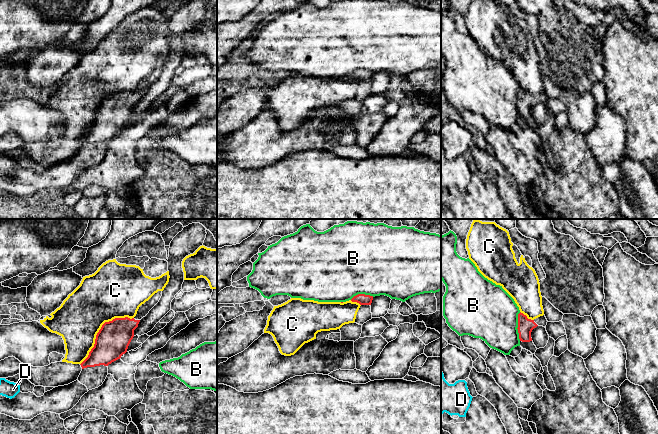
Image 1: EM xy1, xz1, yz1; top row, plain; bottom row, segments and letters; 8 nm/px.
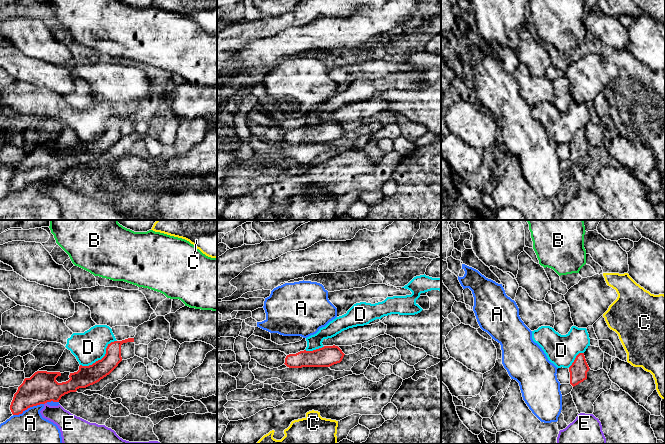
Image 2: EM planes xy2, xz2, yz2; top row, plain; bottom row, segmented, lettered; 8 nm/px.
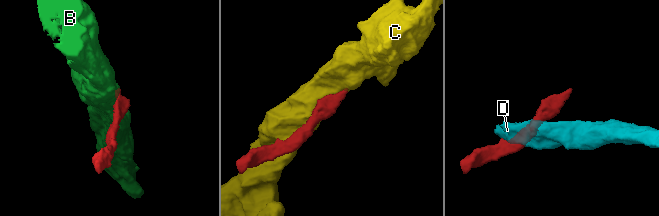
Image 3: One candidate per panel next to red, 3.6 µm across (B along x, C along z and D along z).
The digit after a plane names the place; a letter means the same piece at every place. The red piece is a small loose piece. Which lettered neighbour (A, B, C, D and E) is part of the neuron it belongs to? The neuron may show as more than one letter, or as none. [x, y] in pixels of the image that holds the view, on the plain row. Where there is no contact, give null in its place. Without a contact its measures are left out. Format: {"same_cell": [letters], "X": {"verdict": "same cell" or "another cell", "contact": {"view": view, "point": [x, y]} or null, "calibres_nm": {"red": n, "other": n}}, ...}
{"same_cell": [], "A": {"verdict": "another cell", "contact": {"view": "xy2", "point": [28, 183]}, "calibres_nm": {"red": 260, "other": 420}}, "B": {"verdict": "another cell", "contact": {"view": "yz1", "point": [518, 102]}, "calibres_nm": {"red": 130, "other": 420}}, "C": {"verdict": "another cell", "contact": {"view": "xy1", "point": [100, 105]}, "calibres_nm": {"red": 260, "other": 400}}, "D": {"verdict": "another cell", "contact": {"view": "xy2", "point": [102, 134]}, "calibres_nm": {"red": 160, "other": 260}}, "E": {"verdict": "another cell", "contact": {"view": "xy2", "point": [45, 178]}, "calibres_nm": {"red": 260, "other": 160}}}

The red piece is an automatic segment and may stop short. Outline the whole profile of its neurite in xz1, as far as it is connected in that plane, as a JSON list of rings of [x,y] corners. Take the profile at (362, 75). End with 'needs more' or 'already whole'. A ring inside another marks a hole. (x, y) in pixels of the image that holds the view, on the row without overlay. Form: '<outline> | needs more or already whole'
[[[358,70],[351,75],[352,78],[357,78],[361,81],[357,88],[355,99],[363,101],[367,97],[372,95],[371,82],[370,82],[372,76],[373,72],[365,70]]] | needs more

